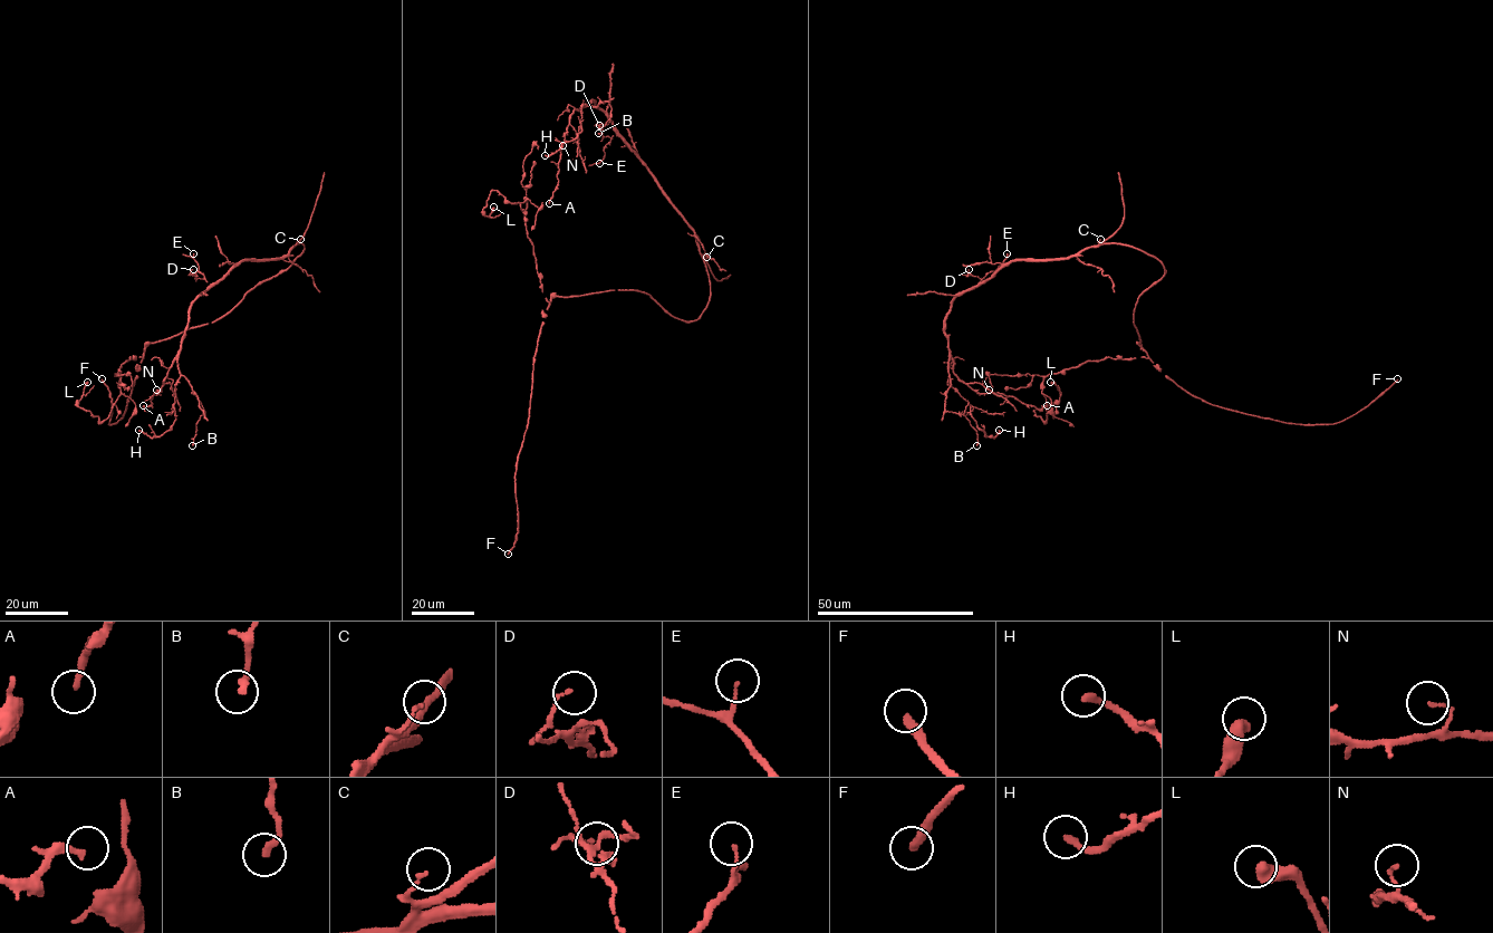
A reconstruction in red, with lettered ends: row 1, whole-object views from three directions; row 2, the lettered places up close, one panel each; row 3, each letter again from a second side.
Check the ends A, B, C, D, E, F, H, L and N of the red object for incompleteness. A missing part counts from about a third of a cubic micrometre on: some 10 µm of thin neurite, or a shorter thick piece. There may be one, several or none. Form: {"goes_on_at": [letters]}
{"goes_on_at": ["F"]}

